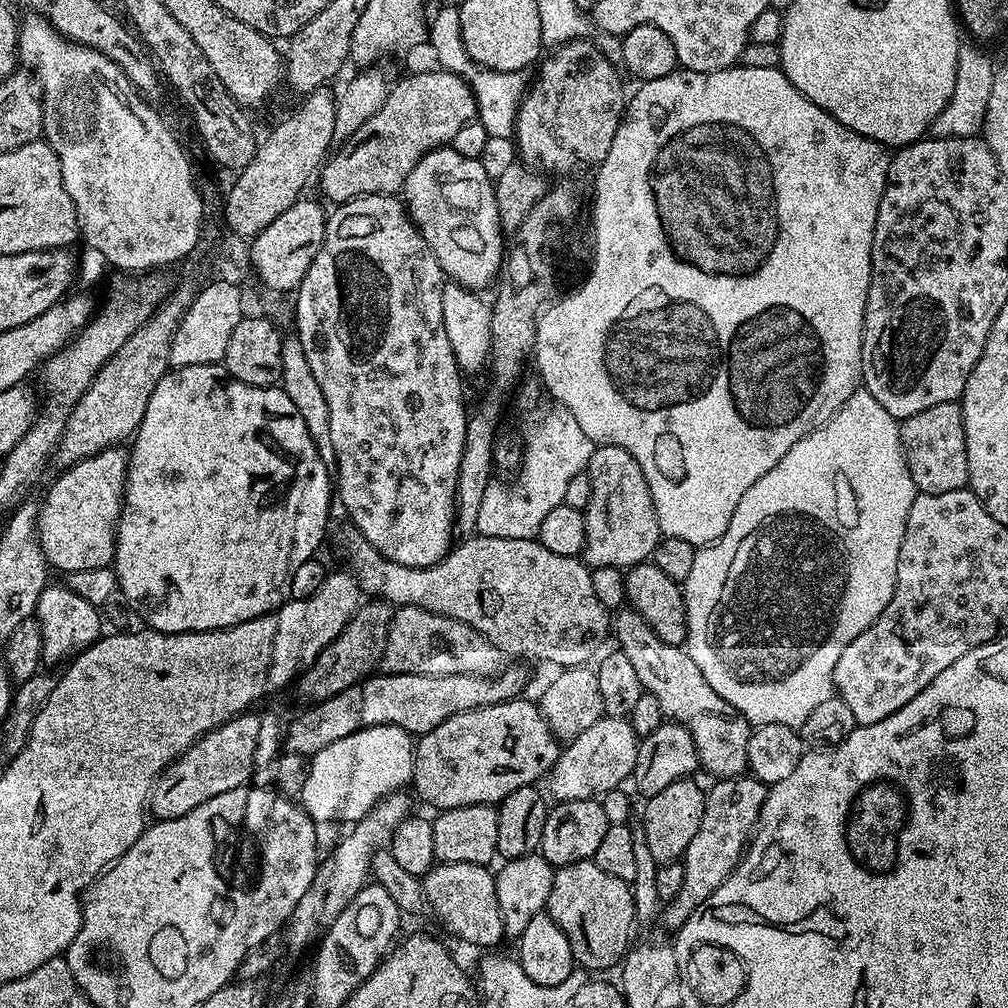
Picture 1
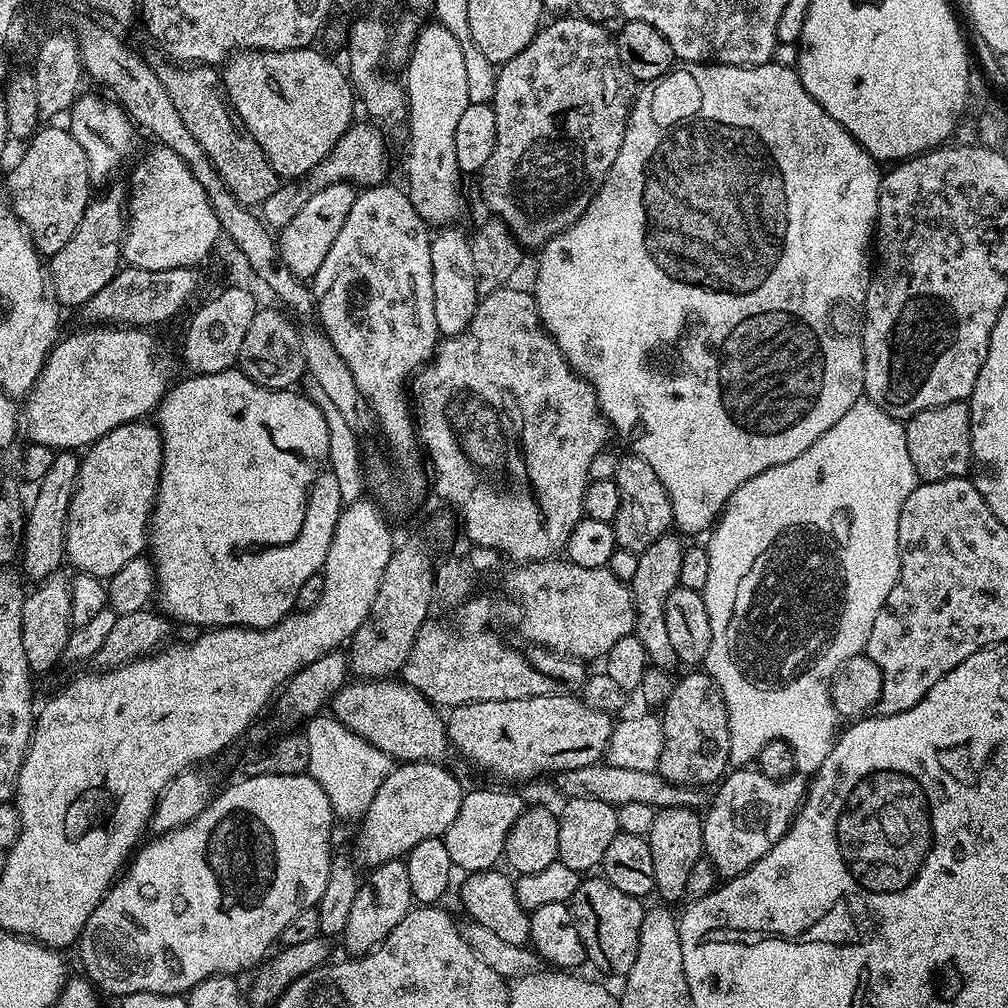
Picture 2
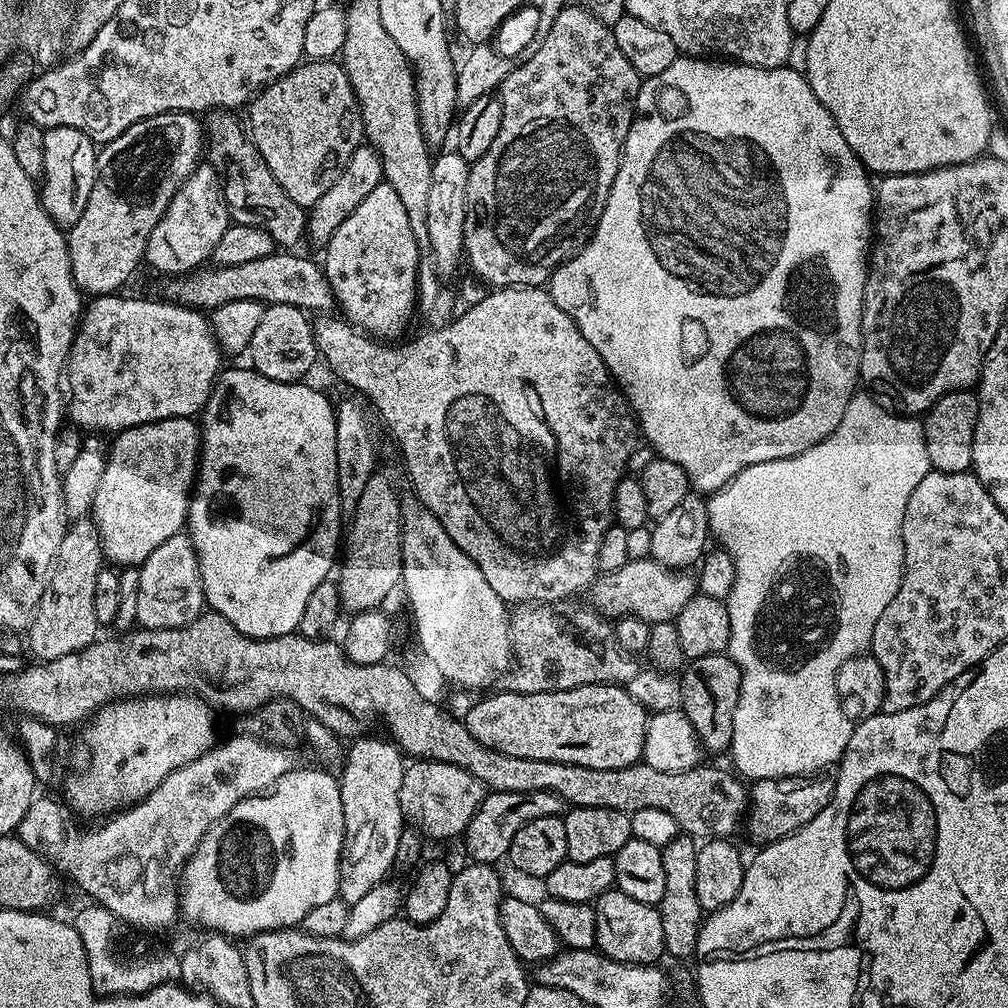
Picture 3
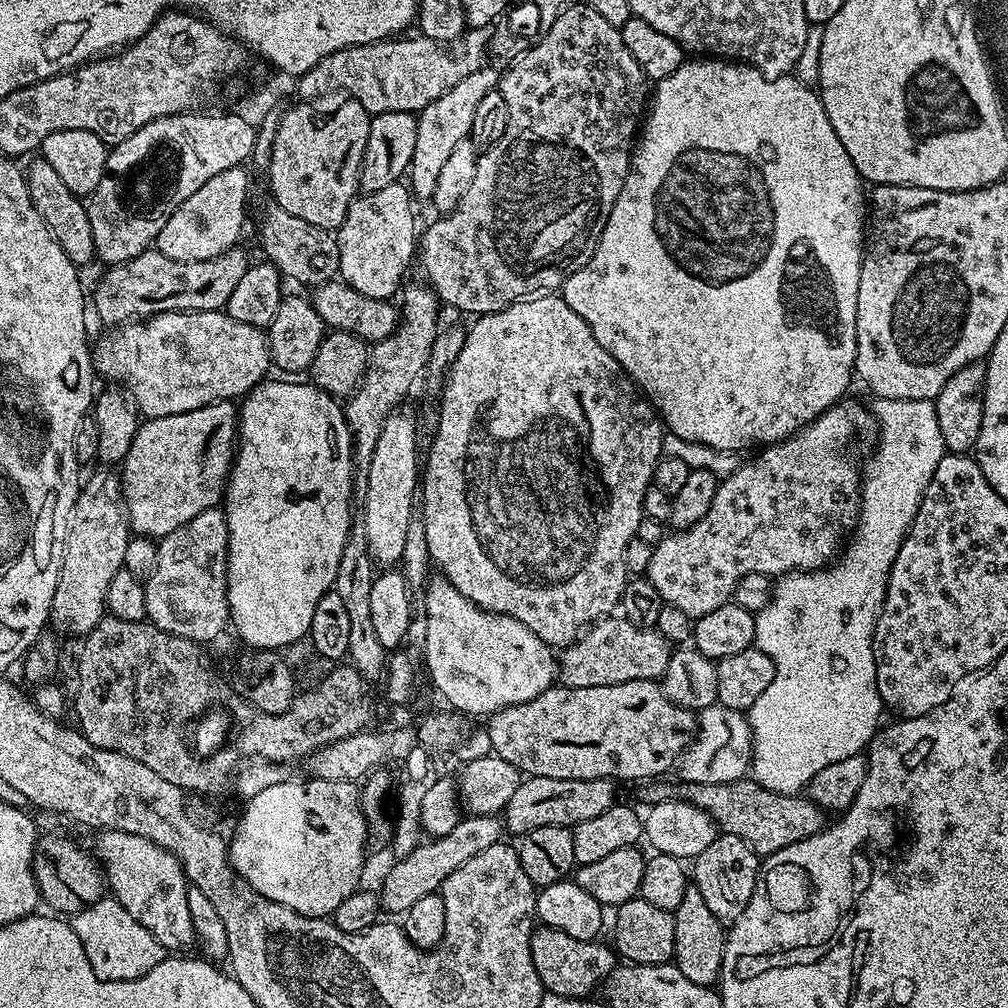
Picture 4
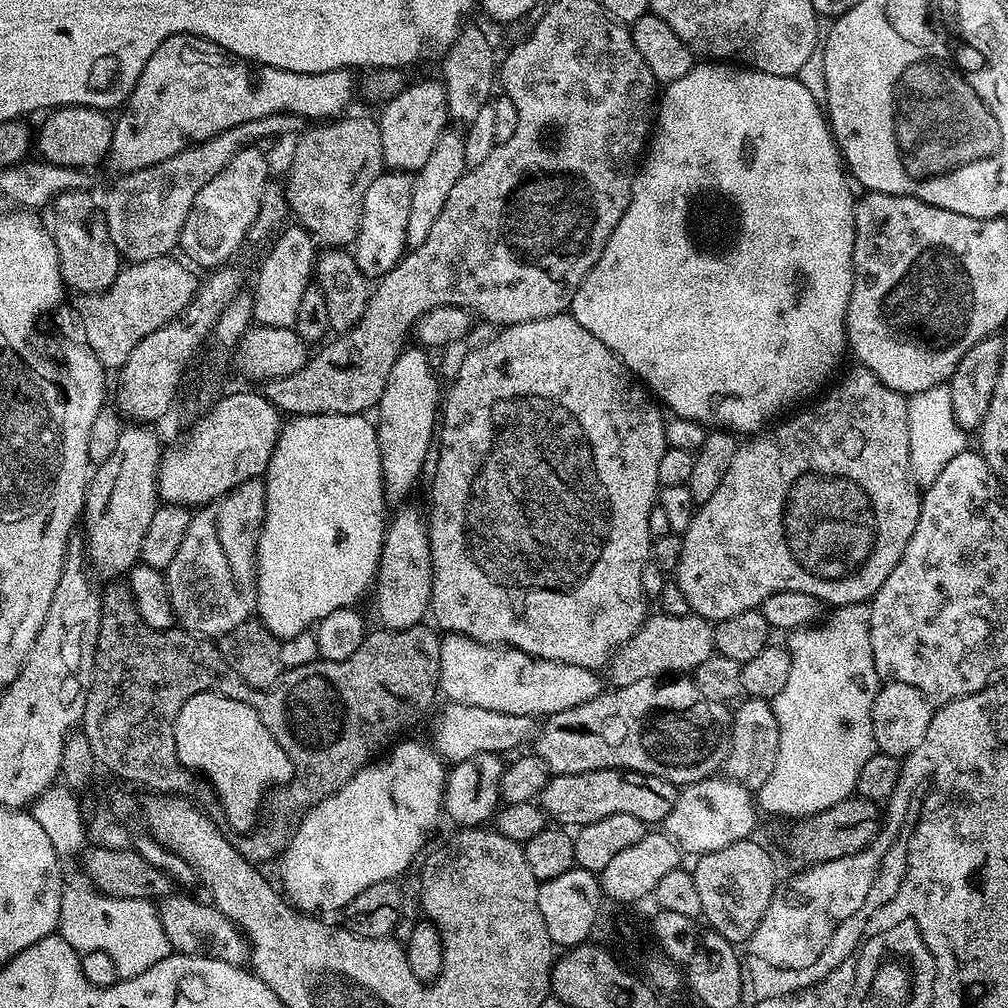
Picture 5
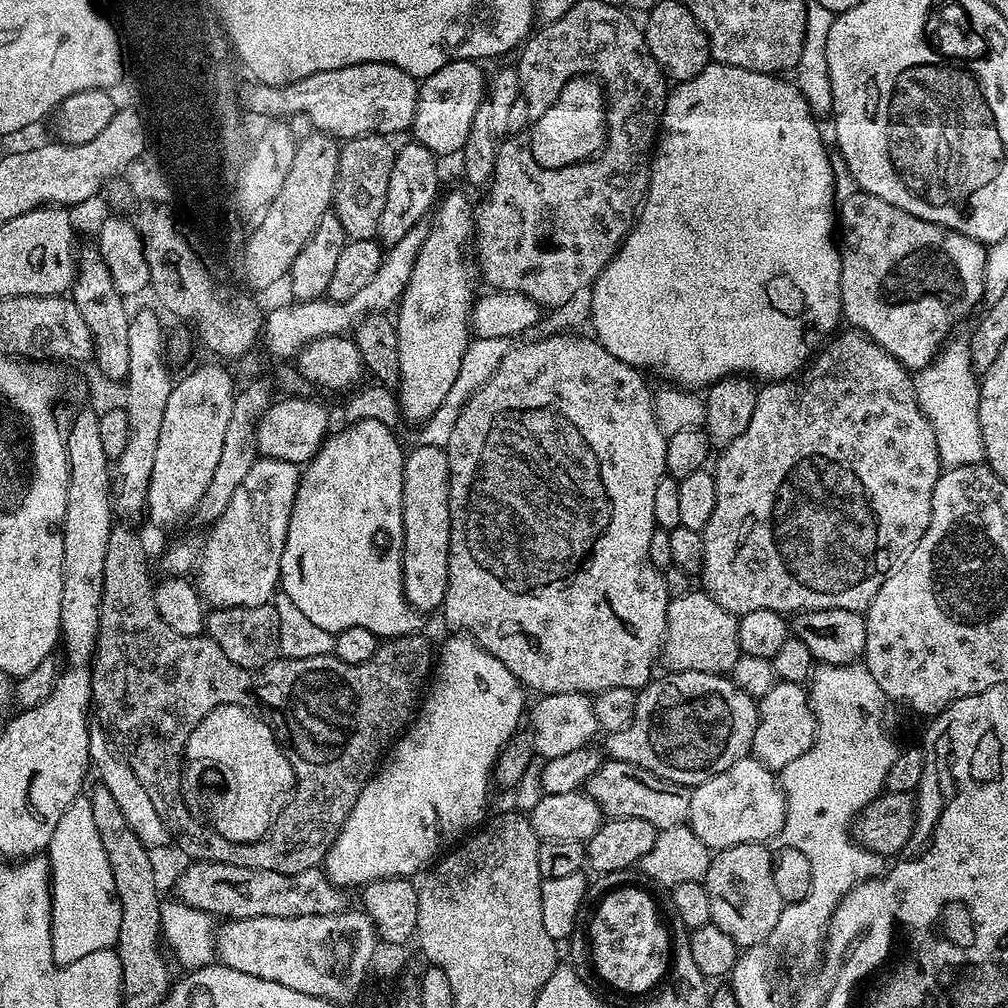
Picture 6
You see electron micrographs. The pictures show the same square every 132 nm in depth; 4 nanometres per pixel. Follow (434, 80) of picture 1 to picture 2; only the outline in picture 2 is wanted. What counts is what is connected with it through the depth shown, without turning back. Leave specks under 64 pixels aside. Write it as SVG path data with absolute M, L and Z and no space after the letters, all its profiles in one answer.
M353 123L352 127L346 130L338 138L336 145L314 170L310 170L306 175L301 176L298 180L289 180L281 183L279 188L266 198L264 203L259 205L258 216L265 228L269 230L279 230L318 194L318 190L326 190L326 186L331 184L350 184L359 186L361 189L372 188L375 184L383 184L389 179L388 176L388 144L384 141L384 136L375 123L368 124Z

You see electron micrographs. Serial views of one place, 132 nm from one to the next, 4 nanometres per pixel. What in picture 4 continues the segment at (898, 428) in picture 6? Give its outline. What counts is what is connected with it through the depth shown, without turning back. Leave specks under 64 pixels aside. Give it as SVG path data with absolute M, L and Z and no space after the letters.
M845 398L839 404L830 406L822 415L811 420L804 428L799 428L793 436L786 440L780 440L776 444L767 445L763 450L757 451L753 460L745 459L740 467L735 468L728 476L723 477L716 485L714 502L694 526L677 531L675 534L665 535L662 542L658 542L652 549L650 566L646 578L658 590L661 601L666 604L678 606L682 614L691 616L705 616L710 610L718 610L718 606L729 603L732 600L732 592L738 586L746 574L762 574L769 578L779 578L789 572L814 572L818 568L826 568L837 559L838 553L845 547L846 537L855 529L856 522L860 518L860 489L862 487L862 468L856 465L856 439L875 441L878 436L878 424L871 411L864 408L856 400Z

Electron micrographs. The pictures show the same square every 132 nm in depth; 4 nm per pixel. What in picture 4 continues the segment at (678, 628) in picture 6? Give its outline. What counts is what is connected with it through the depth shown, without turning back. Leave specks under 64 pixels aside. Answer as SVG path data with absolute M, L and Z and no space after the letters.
M605 618L589 627L558 656L558 680L563 687L618 686L635 680L659 681L668 668L670 645L655 628L639 628L630 621Z

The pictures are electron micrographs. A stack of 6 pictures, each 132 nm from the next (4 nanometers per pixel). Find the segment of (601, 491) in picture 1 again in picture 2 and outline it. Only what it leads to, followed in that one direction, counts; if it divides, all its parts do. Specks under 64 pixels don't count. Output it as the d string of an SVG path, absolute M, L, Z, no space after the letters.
M631 454L621 455L614 479L620 495L620 505L616 507L616 517L611 522L616 542L619 547L639 554L673 527L672 503L666 494L666 486L658 482L658 474L654 474L654 470L650 470L642 458Z

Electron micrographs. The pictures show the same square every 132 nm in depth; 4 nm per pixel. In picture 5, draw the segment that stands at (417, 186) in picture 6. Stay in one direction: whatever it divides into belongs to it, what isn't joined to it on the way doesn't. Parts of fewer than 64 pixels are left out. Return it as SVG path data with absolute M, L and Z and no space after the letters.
M385 170L366 190L366 198L362 202L362 218L358 226L356 243L351 245L350 251L356 259L358 270L369 278L379 278L385 276L390 269L399 262L406 254L406 222L410 219L410 194L412 193L413 177L407 172L397 172L395 170Z

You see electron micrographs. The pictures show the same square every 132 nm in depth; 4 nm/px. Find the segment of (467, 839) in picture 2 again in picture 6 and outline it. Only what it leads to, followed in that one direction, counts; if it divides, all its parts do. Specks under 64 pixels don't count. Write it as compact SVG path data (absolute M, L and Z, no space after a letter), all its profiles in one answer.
M611 758L605 759L599 770L588 779L586 795L600 807L605 817L642 818L642 822L650 822L657 830L685 823L692 797L691 791L683 784L663 780L637 764Z

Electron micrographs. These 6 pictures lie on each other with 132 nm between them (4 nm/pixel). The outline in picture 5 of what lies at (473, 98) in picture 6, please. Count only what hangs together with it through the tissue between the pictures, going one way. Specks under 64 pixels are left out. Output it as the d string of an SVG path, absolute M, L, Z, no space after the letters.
M436 78L420 80L412 85L409 83L383 106L385 108L378 115L378 123L385 165L397 172L419 172L422 166L426 166L434 146L438 144L438 138L450 124L443 83Z

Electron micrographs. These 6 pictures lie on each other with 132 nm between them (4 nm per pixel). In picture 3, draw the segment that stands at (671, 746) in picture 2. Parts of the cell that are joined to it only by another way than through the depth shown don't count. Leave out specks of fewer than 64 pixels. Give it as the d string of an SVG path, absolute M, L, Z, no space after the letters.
M727 654L703 656L687 661L679 682L682 711L690 718L701 749L705 753L727 753L732 746L732 715L740 697L740 667Z

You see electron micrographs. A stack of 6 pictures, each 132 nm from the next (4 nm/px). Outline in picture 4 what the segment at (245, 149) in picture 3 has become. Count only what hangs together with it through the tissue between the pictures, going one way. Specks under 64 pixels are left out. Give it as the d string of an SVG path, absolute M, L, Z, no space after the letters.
M275 202L260 216L260 248L265 252L267 263L280 271L281 277L293 280L296 284L325 284L327 280L337 279L340 270L338 242L331 231L310 226L302 218L286 214Z

